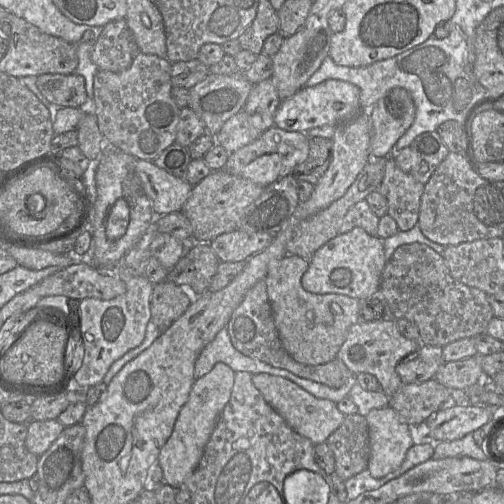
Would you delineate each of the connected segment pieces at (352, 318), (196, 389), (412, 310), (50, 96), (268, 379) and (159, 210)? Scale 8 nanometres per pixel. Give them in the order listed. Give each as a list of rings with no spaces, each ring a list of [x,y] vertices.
[[[287,254],[273,265],[266,276],[266,285],[283,348],[301,364],[321,365],[337,358],[349,329],[360,321],[360,300],[342,294],[314,294],[306,291],[301,279],[308,267],[309,260]]]
[[[217,363],[209,373],[195,380],[189,397],[179,412],[172,434],[158,457],[164,483],[175,489],[182,488],[197,468],[219,416],[230,399],[234,380],[235,372],[225,363]]]
[[[421,243],[399,246],[386,263],[380,279],[379,294],[395,321],[407,319],[419,329],[420,343],[444,347],[464,338],[486,333],[493,319],[488,295],[454,279],[442,255]]]
[[[76,73],[42,74],[37,76],[36,84],[45,98],[57,106],[80,108],[87,100],[85,79]]]
[[[257,373],[252,375],[252,382],[264,400],[281,415],[285,422],[314,445],[326,442],[345,418],[345,415],[337,408],[336,403],[315,397],[287,378]]]
[[[136,160],[136,173],[155,216],[181,211],[193,185],[159,168],[151,160]]]

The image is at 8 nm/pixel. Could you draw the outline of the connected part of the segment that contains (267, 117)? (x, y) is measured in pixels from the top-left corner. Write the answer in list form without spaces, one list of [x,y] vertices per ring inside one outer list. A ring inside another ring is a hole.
[[[271,78],[253,86],[243,108],[249,114],[259,114],[266,128],[275,125],[274,116],[282,100]]]

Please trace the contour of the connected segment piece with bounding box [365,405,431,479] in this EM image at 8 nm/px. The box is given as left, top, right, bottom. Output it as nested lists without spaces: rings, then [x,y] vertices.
[[[389,405],[381,409],[372,409],[365,417],[370,437],[370,457],[367,469],[373,478],[383,478],[399,468],[407,451],[414,444],[431,441],[427,436],[423,437],[423,426],[409,426]]]

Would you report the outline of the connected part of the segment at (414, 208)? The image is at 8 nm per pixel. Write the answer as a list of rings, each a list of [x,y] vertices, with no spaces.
[[[393,155],[385,159],[385,175],[379,192],[386,197],[388,215],[396,221],[399,231],[411,230],[418,224],[424,188],[410,173],[398,168]]]

